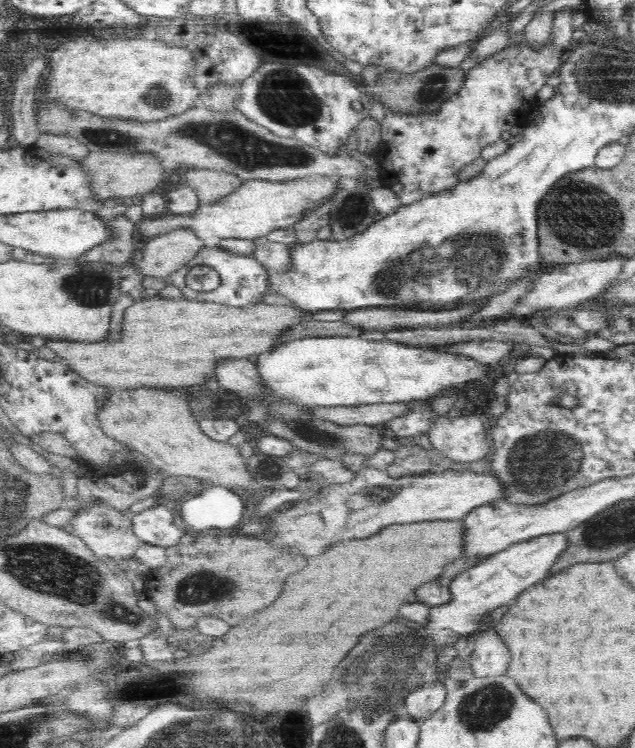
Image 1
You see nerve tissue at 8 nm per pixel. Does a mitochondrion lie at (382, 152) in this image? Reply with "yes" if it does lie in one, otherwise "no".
no

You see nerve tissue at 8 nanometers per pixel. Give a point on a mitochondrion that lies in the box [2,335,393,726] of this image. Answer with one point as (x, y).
(204, 588)

